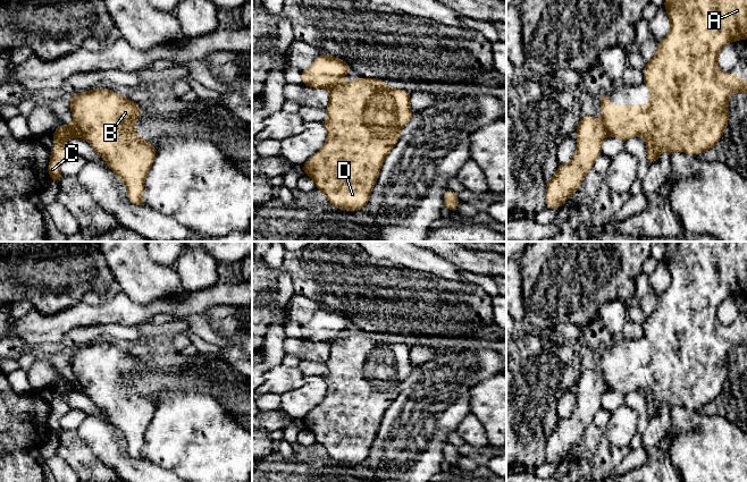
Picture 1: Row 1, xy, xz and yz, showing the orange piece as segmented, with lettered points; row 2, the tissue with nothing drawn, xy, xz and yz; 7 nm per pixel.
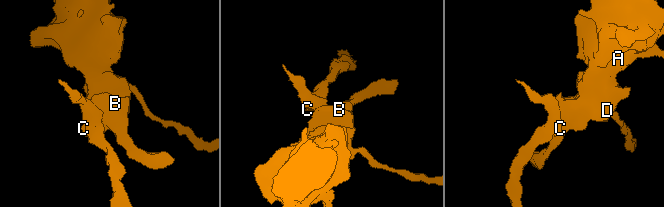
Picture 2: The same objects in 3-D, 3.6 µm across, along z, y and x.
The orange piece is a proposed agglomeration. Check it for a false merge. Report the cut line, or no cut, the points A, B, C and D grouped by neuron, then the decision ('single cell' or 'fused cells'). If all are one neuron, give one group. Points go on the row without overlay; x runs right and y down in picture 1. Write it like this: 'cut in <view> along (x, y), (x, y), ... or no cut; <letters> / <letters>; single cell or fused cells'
cut in xy along (74, 379), (82, 390); A B D / C; fused cells

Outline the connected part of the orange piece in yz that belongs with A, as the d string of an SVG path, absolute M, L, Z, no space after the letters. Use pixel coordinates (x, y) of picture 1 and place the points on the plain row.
M666 242L664 261L671 274L671 285L664 294L657 296L657 305L654 312L649 316L647 316L644 322L643 338L646 339L647 343L651 345L651 356L647 360L633 360L631 357L627 357L623 360L611 360L610 348L604 347L601 349L601 370L603 374L602 378L604 379L607 389L620 392L623 398L630 391L644 390L646 394L645 399L647 403L648 418L657 415L663 403L665 403L670 407L674 405L683 405L693 409L697 409L704 405L711 405L712 401L716 399L722 391L722 388L728 379L728 360L730 349L736 346L747 346L747 337L741 330L724 327L717 321L717 310L727 297L736 296L737 294L744 295L747 293L747 242Z

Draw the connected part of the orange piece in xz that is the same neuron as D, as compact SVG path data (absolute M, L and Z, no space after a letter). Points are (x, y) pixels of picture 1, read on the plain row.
M356 332L330 343L330 355L325 363L328 373L325 399L303 420L319 445L336 462L363 464L375 441L383 416L400 394L400 384L411 374L410 347L389 343L378 332Z

